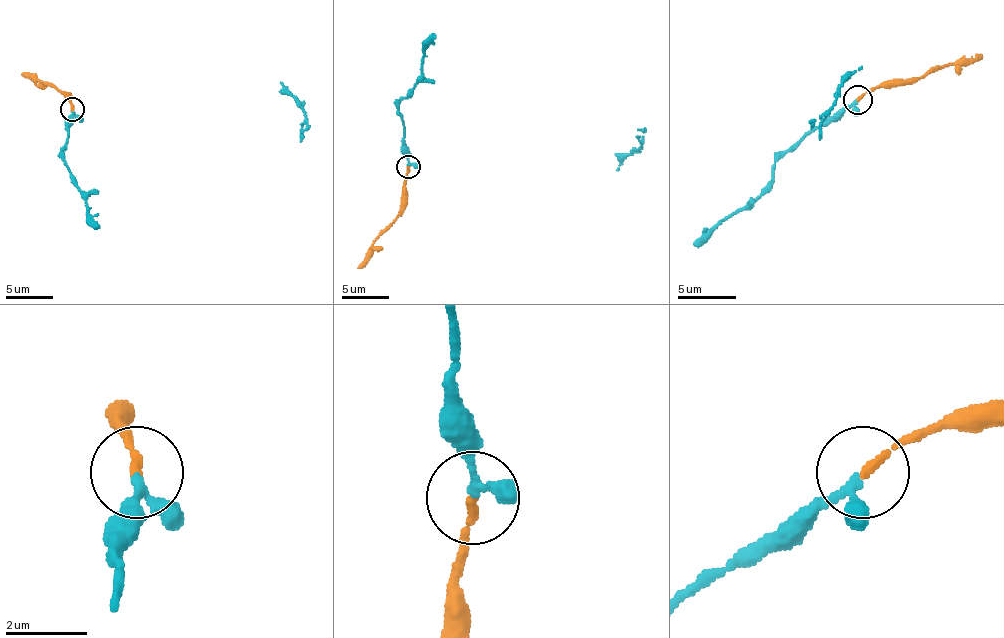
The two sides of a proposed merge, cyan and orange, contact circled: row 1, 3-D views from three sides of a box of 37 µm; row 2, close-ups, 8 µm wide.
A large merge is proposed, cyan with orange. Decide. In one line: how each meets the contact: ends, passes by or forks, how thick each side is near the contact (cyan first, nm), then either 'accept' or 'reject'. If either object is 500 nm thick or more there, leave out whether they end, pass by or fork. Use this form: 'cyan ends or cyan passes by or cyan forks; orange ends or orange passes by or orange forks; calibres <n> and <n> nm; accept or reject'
cyan passes by; orange ends; calibres 170 and 200 nm; accept

